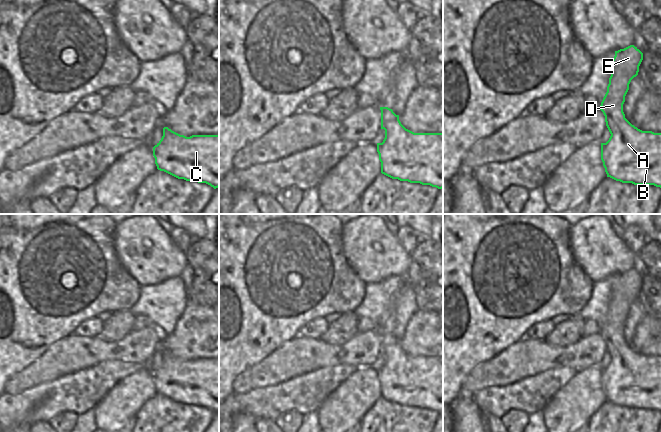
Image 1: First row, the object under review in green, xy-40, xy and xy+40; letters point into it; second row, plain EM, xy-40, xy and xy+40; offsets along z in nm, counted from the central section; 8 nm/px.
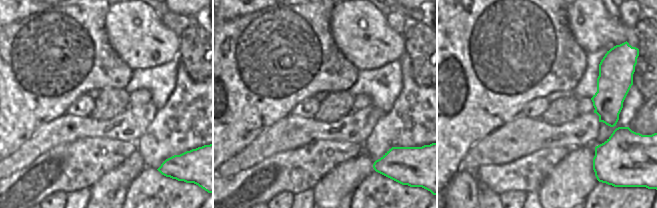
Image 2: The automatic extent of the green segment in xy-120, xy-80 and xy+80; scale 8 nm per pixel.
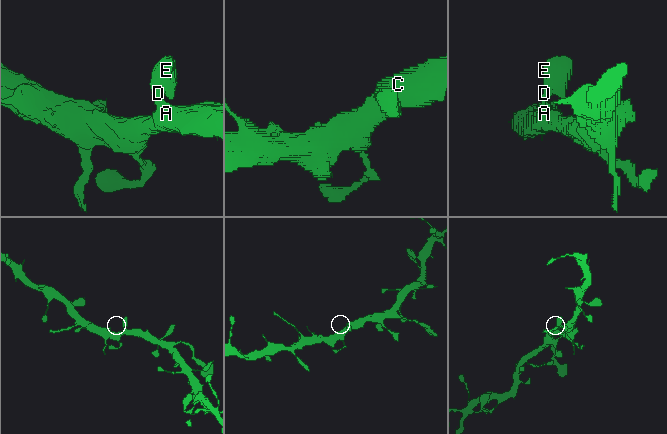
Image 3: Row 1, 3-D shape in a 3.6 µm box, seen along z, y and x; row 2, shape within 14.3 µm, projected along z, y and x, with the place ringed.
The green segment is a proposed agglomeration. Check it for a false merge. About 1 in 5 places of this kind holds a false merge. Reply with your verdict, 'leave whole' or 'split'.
leave whole

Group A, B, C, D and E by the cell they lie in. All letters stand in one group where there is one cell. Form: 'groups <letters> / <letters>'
groups A B C D E

